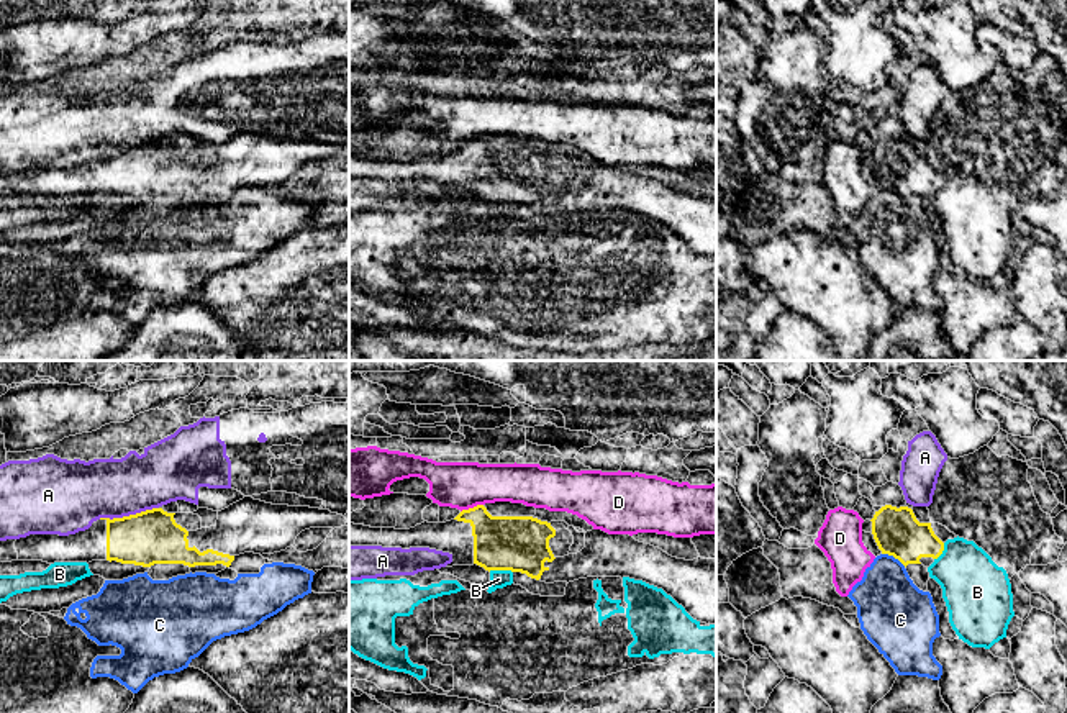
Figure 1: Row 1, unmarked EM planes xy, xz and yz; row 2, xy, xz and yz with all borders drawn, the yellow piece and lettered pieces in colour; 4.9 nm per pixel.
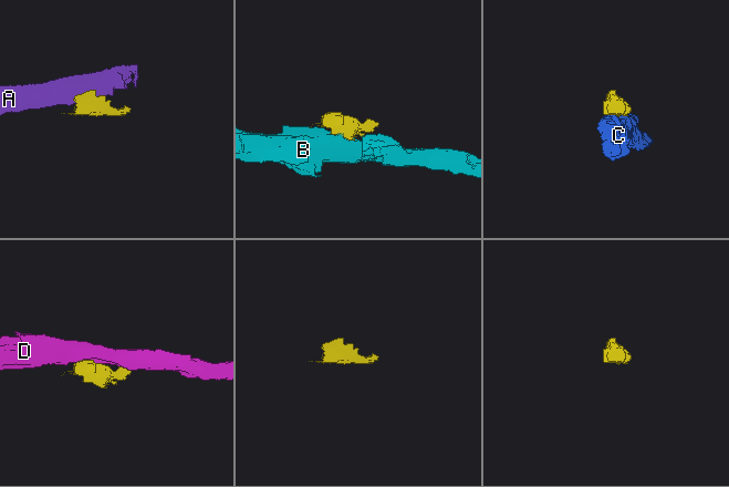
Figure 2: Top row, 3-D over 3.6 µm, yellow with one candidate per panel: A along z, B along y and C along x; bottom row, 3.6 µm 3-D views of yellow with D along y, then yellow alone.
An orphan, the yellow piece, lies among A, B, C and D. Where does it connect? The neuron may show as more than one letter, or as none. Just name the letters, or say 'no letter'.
no letter

